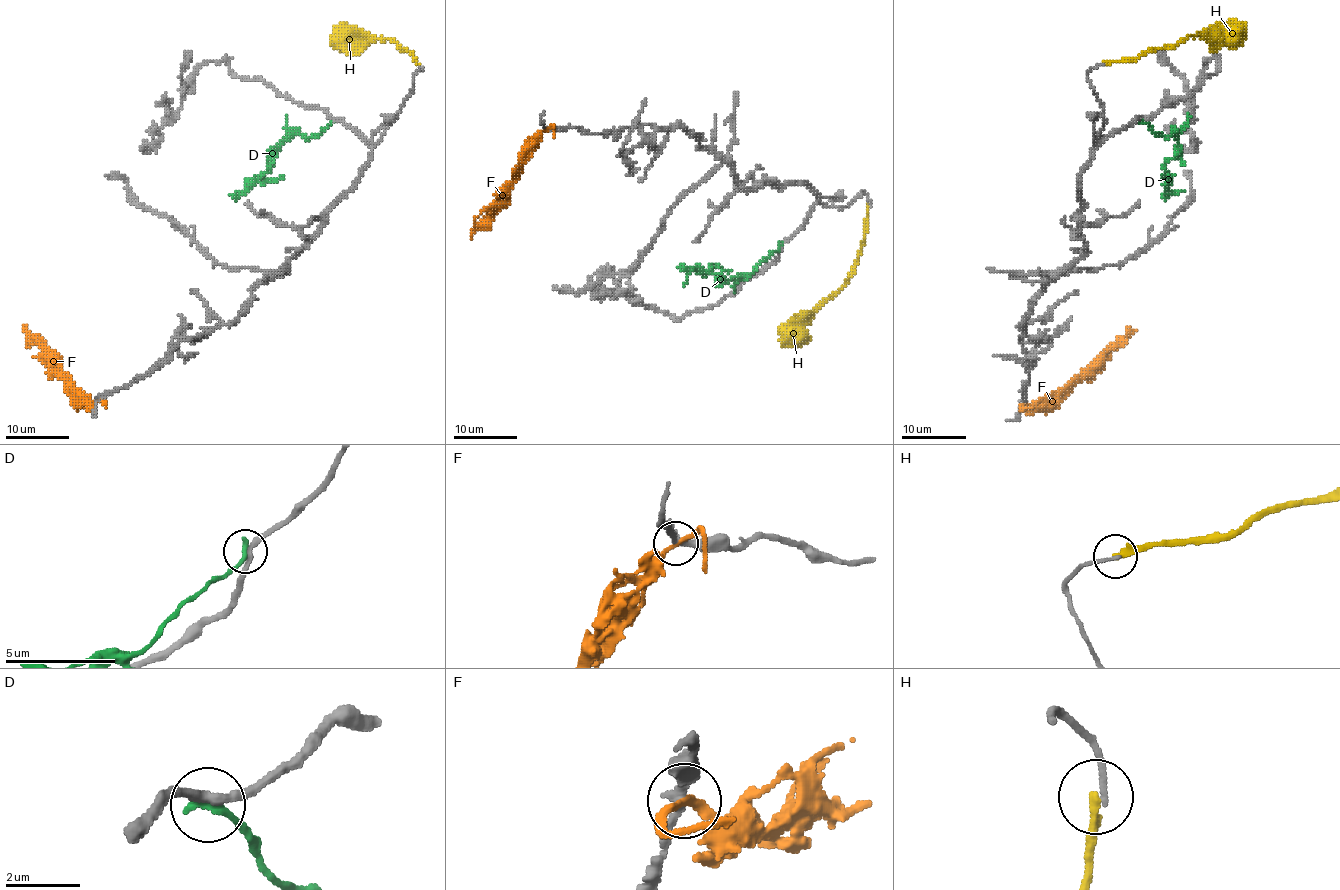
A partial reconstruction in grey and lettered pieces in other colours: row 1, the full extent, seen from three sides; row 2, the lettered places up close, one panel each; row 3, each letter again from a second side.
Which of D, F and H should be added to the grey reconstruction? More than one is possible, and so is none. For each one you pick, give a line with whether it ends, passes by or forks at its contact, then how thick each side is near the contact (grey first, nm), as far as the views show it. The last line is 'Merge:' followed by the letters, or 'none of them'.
Merge: none of them

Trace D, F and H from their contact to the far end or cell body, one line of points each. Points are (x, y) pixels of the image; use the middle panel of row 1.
D: (779, 246), (749, 274), (724, 279), (718, 266), (694, 268), (684, 285)
F: (545, 128), (535, 147), (525, 157), (505, 195), (505, 201), (470, 238)
H: (868, 204), (865, 238), (854, 274), (783, 347)

